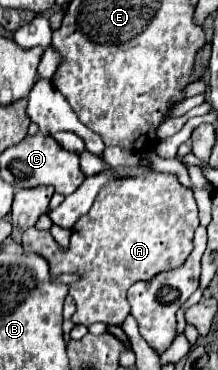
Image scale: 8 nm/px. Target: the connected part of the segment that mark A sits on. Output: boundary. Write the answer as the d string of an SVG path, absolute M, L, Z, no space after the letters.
M138 172L136 176L126 176L122 182L108 182L94 200L94 206L84 214L72 228L68 250L60 250L50 236L50 232L40 232L30 228L22 236L22 246L26 252L42 254L50 262L52 274L80 274L80 280L70 286L70 296L76 303L76 311L72 316L74 324L90 326L94 322L102 322L108 326L120 326L130 314L130 304L126 300L126 290L134 282L148 282L156 274L168 268L178 268L188 258L192 250L192 236L198 228L198 206L194 200L194 192L184 188L176 176L160 174L160 172Z

